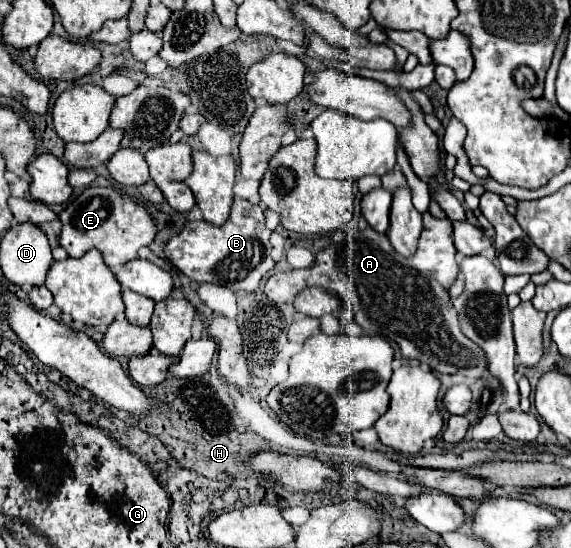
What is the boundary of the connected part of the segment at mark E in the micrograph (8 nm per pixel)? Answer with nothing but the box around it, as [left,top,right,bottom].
[58,187,156,269]

